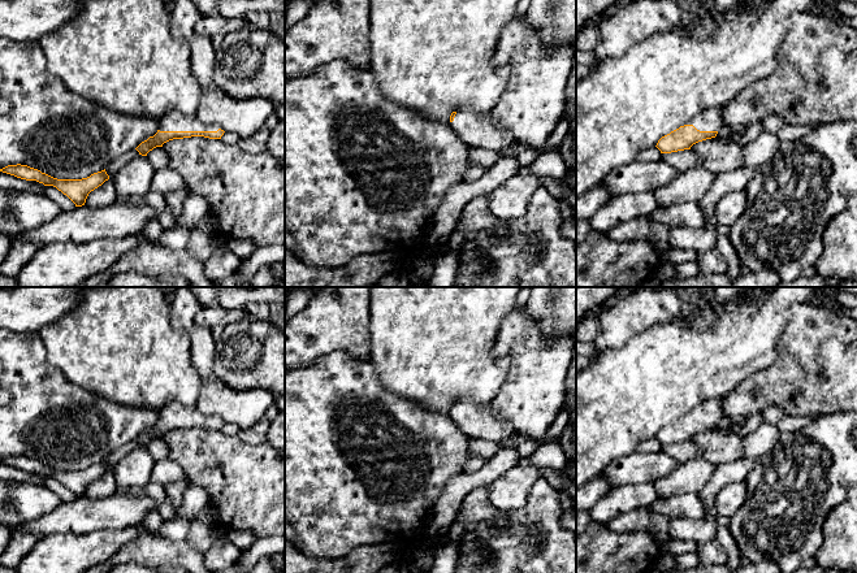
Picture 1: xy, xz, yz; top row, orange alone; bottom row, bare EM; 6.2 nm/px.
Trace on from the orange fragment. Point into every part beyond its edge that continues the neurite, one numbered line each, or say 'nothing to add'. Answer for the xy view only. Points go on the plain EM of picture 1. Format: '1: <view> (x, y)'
1: xy (174, 412)

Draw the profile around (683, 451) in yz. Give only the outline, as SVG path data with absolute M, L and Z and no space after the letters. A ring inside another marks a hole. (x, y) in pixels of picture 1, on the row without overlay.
M692 440L662 444L661 451L670 453L680 463L700 457L698 448Z

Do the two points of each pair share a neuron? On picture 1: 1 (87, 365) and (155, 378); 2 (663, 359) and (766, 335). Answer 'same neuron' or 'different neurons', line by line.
1: same neuron
2: same neuron

